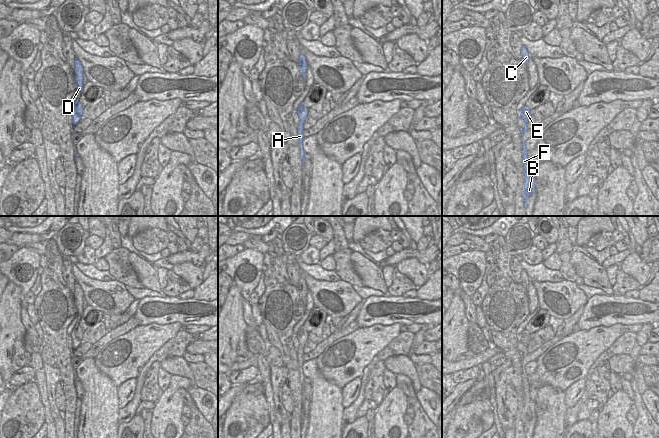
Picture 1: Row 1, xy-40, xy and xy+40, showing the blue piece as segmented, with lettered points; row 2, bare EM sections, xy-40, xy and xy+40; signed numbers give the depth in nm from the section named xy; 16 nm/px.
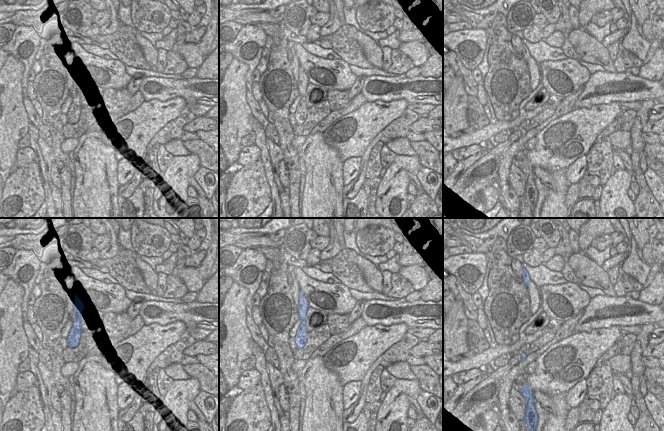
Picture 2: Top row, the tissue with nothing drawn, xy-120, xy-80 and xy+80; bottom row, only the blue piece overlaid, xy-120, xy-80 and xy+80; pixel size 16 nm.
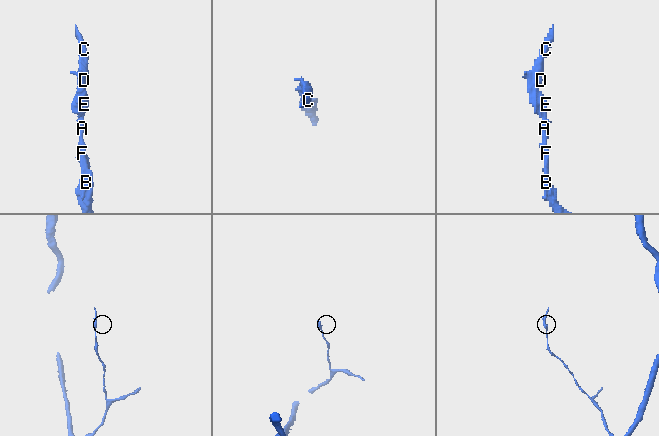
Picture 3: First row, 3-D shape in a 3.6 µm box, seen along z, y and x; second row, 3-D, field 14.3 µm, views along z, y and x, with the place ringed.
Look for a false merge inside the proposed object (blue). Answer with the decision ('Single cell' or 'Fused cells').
Single cell.

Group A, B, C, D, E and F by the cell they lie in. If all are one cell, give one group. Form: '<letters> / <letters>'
A B C D E F

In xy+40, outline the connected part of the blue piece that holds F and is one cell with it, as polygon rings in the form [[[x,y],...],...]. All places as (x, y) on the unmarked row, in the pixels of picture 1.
[[[522,364],[522,387],[523,387],[523,399],[524,399],[524,407],[522,411],[521,419],[524,423],[524,431],[525,433],[528,430],[528,424],[532,420],[533,417],[536,417],[536,404],[531,400],[530,391],[529,391],[529,383],[528,383],[528,375],[525,370],[525,365]]]

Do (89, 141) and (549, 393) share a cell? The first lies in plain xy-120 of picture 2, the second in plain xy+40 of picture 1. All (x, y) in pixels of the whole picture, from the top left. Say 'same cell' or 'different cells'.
same cell

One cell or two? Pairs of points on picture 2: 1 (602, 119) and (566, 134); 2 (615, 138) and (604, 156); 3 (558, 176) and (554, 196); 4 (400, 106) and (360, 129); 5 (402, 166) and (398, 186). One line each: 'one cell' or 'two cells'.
1: one cell
2: two cells
3: one cell
4: one cell
5: one cell

